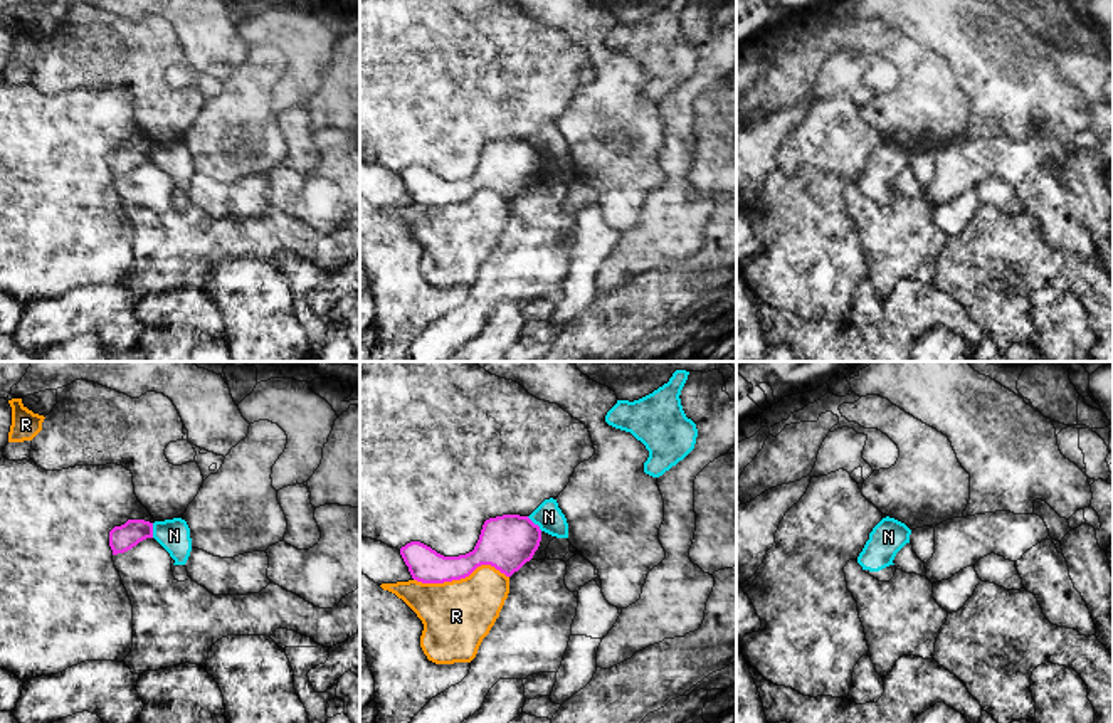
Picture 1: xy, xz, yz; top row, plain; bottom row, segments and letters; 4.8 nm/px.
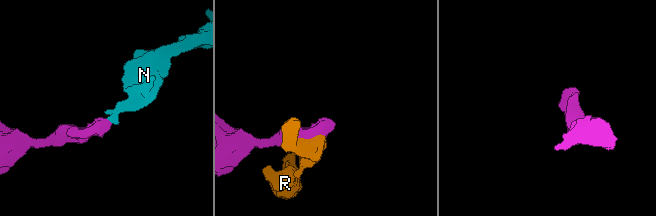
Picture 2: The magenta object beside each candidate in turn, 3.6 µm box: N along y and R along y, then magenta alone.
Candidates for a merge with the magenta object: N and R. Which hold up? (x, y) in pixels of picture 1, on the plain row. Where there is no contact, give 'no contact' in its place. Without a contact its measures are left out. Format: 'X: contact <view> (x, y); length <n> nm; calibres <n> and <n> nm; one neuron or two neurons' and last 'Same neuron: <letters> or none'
N: contact xz (533, 147); length 100 nm; calibres 260 and 140 nm; two neurons
R: contact xz (461, 200); length 460 nm; calibres 220 and 320 nm; two neurons
Same neuron: none

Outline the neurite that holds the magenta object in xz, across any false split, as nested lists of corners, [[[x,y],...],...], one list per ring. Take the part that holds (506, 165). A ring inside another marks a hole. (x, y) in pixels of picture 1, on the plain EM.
[[[503,138],[484,145],[472,175],[444,180],[420,165],[400,172],[414,203],[444,207],[469,200],[477,190],[491,188],[506,200],[530,185],[541,165],[541,153],[528,140]]]

